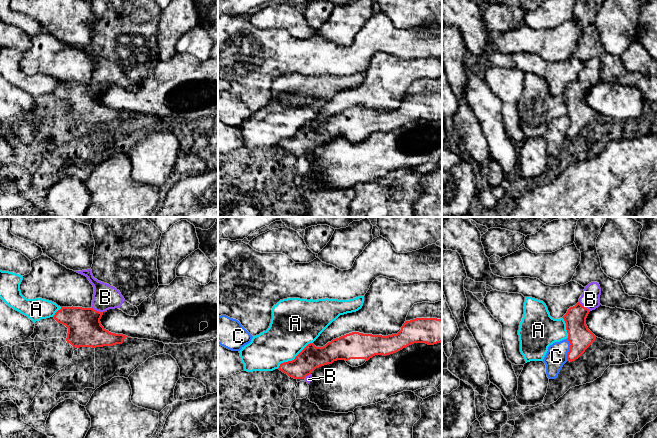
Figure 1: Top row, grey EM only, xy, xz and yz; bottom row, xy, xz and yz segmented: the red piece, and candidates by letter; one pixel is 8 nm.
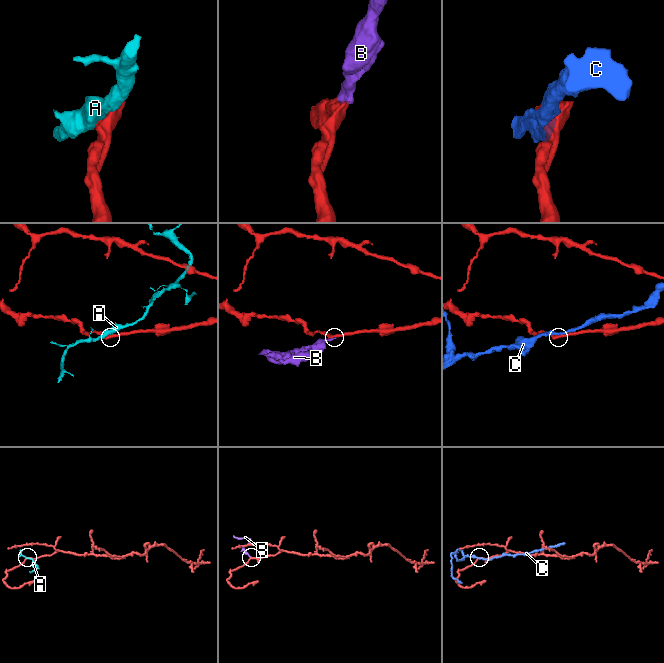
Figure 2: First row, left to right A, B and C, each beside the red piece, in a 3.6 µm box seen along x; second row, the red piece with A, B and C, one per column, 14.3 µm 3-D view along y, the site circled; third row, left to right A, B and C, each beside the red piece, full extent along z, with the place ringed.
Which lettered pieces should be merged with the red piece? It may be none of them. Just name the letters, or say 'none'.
B

